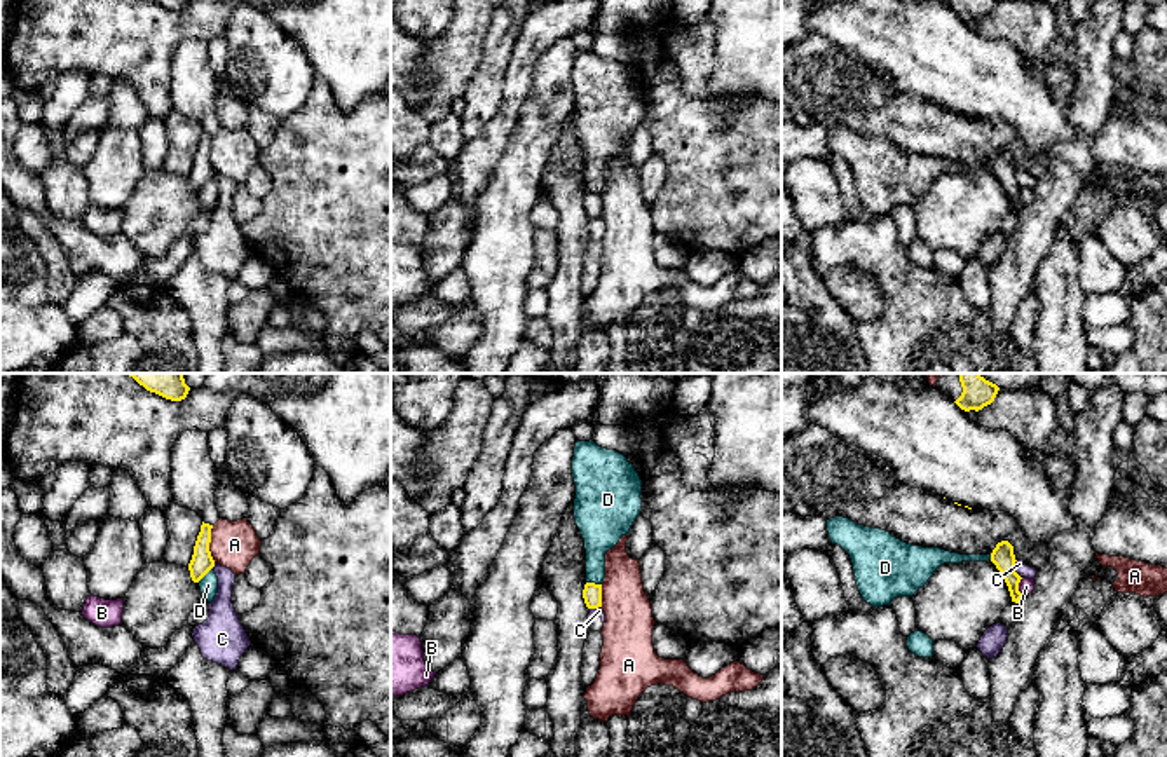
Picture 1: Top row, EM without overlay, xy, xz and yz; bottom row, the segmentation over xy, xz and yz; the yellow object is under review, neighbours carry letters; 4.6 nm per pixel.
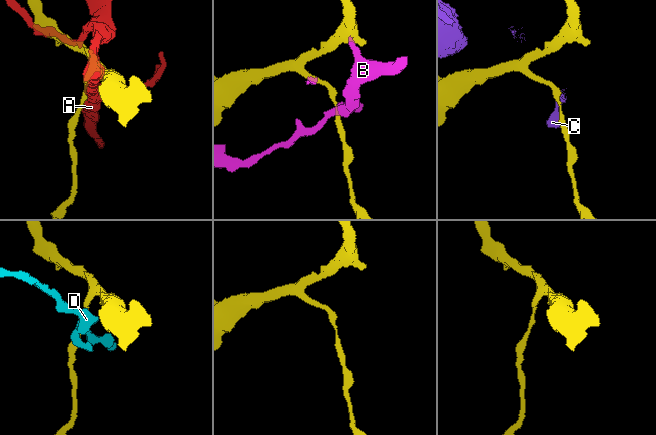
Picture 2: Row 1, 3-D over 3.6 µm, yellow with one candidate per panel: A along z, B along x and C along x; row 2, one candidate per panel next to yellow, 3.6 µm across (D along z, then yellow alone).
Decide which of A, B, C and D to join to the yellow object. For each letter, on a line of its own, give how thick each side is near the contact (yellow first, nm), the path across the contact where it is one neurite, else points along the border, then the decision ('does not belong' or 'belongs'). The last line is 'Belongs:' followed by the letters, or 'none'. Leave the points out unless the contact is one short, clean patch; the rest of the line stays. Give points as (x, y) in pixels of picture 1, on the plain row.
A: calibres 100 and 220 nm; does not belong
B: calibres 100 and 70 nm; border yz (1023, 187), (1019, 192), (1021, 204); does not belong
C: calibres 100 and 60 nm; border yz (1016, 170), (1019, 185); does not belong
D: calibres 90 and 180 nm; border xz (586, 190), (600, 194); does not belong
Belongs: none

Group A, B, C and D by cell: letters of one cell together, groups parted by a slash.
A / B / C / D

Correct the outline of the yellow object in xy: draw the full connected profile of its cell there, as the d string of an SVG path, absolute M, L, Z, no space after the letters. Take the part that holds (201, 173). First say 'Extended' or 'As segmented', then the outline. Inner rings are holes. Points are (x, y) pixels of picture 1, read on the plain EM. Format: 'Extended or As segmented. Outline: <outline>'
As segmented. Outline: M202 131L194 155L194 164L188 173L190 187L194 192L199 192L215 176L215 169L209 160L211 138L213 134Z

